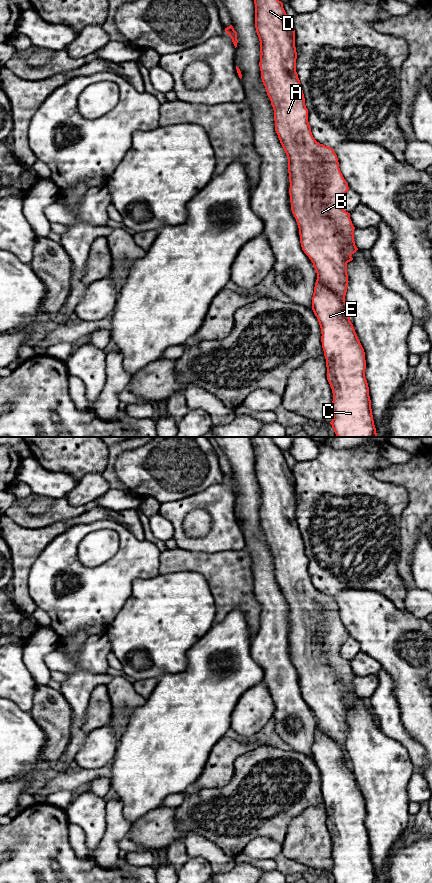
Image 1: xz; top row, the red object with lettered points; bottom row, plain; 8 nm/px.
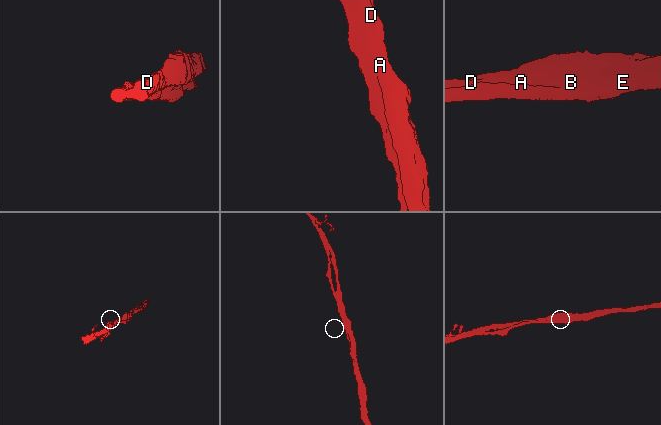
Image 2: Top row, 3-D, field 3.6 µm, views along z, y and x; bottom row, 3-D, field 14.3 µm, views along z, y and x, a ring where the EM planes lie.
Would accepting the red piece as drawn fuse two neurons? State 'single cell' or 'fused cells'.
fused cells

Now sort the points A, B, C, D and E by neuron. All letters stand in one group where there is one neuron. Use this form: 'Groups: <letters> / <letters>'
Groups: A B D / C E

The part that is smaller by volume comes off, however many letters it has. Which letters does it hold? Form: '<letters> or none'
C, E

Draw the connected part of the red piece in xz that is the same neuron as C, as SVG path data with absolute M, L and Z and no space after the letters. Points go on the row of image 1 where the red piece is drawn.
M318 278L312 310L321 328L327 380L333 393L330 424L336 436L377 437L365 378L364 349L353 324L343 313L340 299Z

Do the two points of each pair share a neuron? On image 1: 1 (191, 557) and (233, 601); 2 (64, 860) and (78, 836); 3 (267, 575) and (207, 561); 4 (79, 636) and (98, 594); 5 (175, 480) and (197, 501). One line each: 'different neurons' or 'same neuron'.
1: same neuron
2: different neurons
3: different neurons
4: different neurons
5: different neurons

